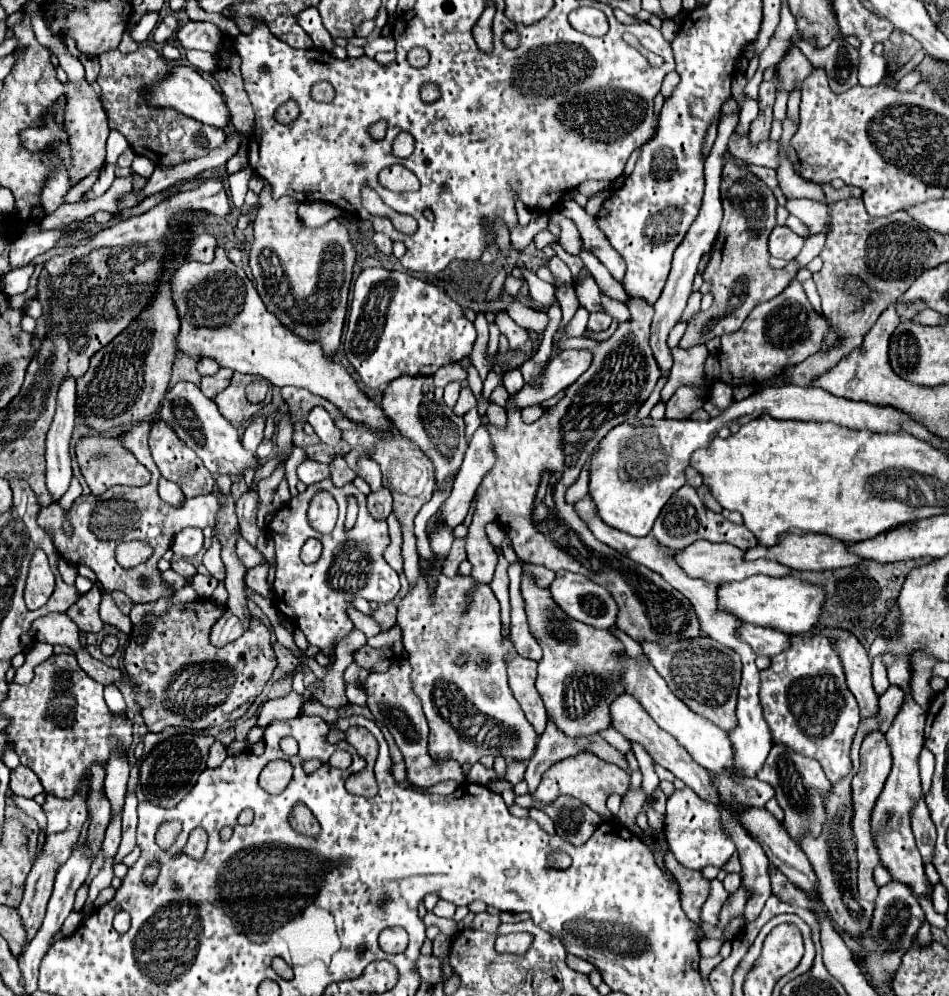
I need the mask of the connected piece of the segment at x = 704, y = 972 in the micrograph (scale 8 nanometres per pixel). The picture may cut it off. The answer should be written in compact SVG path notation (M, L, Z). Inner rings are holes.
M716 955L715 957L711 958L701 958L699 962L699 970L702 978L704 978L704 980L708 980L708 976L716 964L720 963L722 960L723 959L720 955Z

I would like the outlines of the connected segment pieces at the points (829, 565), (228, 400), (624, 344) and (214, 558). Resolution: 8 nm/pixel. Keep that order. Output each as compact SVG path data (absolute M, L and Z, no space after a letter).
M804 530L786 532L780 538L780 544L772 546L772 548L758 544L746 552L746 560L758 560L758 558L782 562L782 564L790 566L792 570L834 570L834 568L844 568L844 566L854 566L854 564L864 562L864 558L860 558L848 550L846 542L832 538L828 534L814 534L814 532L804 532Z
M234 372L230 386L228 386L224 392L220 392L220 394L214 396L214 402L216 402L218 410L220 410L220 414L222 414L228 422L238 424L238 422L250 420L262 406L271 401L272 385L270 383L268 383L269 390L265 401L258 404L250 404L250 402L246 400L244 388L246 388L250 382L254 382L254 380L258 380L258 378L248 376L248 374L238 374L238 372Z
M558 256L550 258L548 268L555 278L555 294L562 311L562 322L552 338L552 344L556 344L561 351L588 349L593 354L593 360L586 374L566 388L564 398L556 406L548 408L536 422L524 424L518 406L506 408L506 428L482 422L490 432L496 464L486 472L476 490L474 520L466 536L466 554L472 564L472 578L478 584L490 584L493 579L497 554L484 532L484 526L498 520L506 526L512 548L524 562L550 566L550 570L580 572L610 590L620 606L618 628L638 644L656 642L660 646L668 646L682 638L696 638L700 636L700 624L690 600L678 594L678 590L674 590L662 576L646 570L646 566L630 562L630 558L598 542L574 510L574 504L564 500L566 490L576 482L582 466L590 458L590 452L598 448L600 440L614 426L636 416L638 408L652 394L660 378L658 364L654 362L648 344L654 308L646 306L646 302L638 302L638 298L628 298L632 320L620 324L608 340L596 342L584 336L566 336L564 328L570 324L579 306L574 280L568 266Z
M214 536L214 542L212 542L212 546L206 550L206 554L204 554L204 558L202 558L202 564L206 566L206 570L210 572L210 576L214 576L216 580L224 580L224 566L222 566L222 560L220 560L220 542L218 542L218 538Z

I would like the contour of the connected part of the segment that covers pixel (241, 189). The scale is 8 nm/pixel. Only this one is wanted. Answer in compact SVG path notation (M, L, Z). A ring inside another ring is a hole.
M246 166L244 170L240 170L240 172L236 172L236 174L232 174L232 176L228 178L232 204L234 204L234 208L238 208L238 210L244 206L244 196L246 196L246 192L248 192L248 180L250 180L252 174L254 174L254 172L250 170L250 166Z

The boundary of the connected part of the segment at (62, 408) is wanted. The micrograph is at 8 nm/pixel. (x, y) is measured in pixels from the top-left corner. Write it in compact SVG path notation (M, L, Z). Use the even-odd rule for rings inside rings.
M66 378L58 390L58 406L52 426L46 434L46 488L52 502L58 502L72 480L70 466L70 436L76 416L76 384Z

